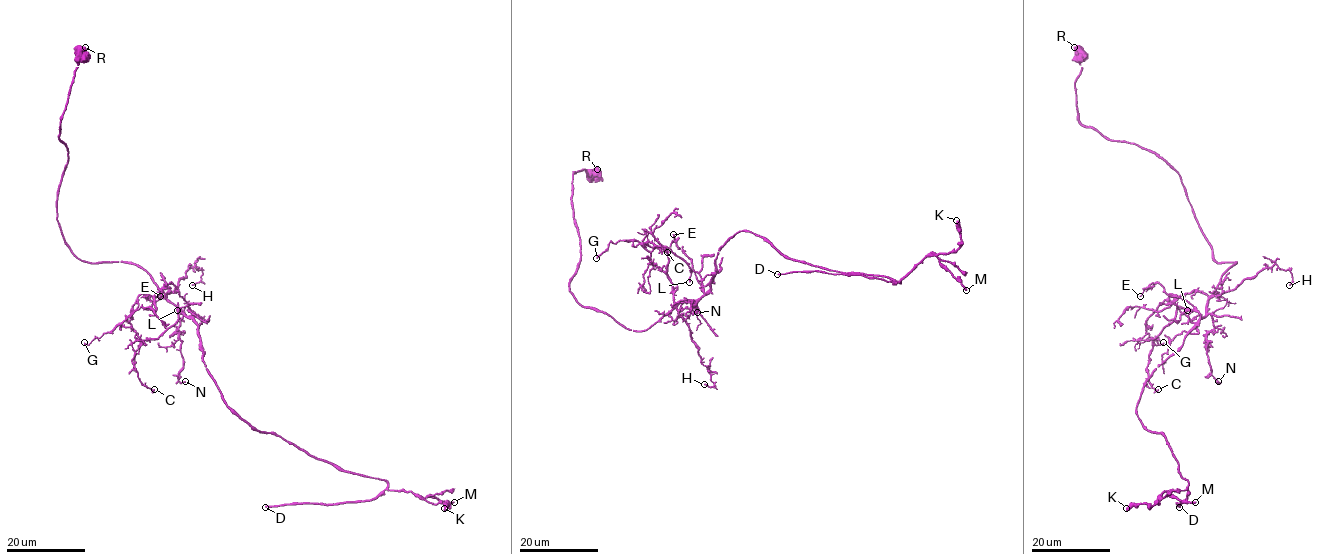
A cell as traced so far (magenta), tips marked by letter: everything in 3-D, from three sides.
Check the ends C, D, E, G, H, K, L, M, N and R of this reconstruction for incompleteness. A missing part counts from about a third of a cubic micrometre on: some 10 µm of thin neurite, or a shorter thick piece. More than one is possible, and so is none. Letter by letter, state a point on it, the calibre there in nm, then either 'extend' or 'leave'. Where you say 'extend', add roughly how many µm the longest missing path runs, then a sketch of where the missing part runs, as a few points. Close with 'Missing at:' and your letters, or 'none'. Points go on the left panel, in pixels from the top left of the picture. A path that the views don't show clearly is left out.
C: (154, 389) | 80 nm | leave
D: (265, 507) | 200 nm | extend | 80 µm
E: (160, 296) | 110 nm | leave
G: (84, 342) | 110 nm | leave
H: (192, 285) | 110 nm | leave
K: (444, 508) | 400 nm | leave
L: (177, 310) | 130 nm | leave
M: (454, 502) | 200 nm | leave
N: (185, 381) | 110 nm | leave
R: (85, 47) | 550 nm | leave
Missing at: D

